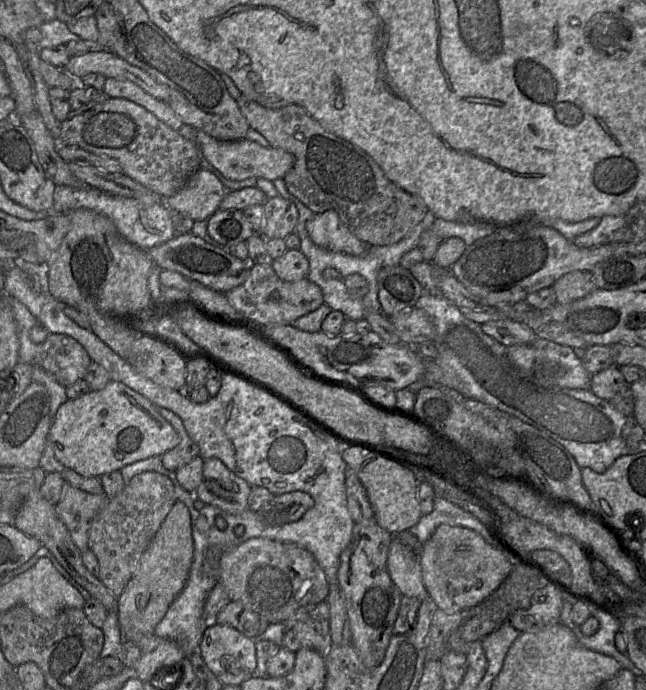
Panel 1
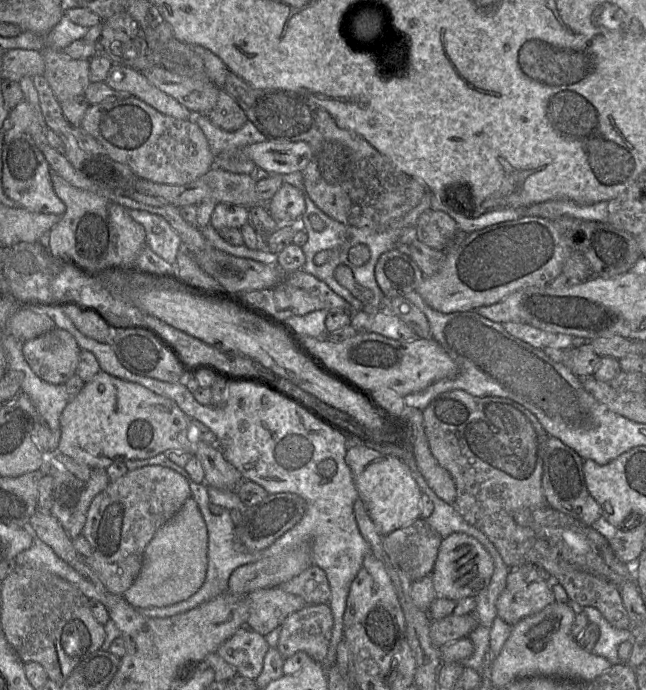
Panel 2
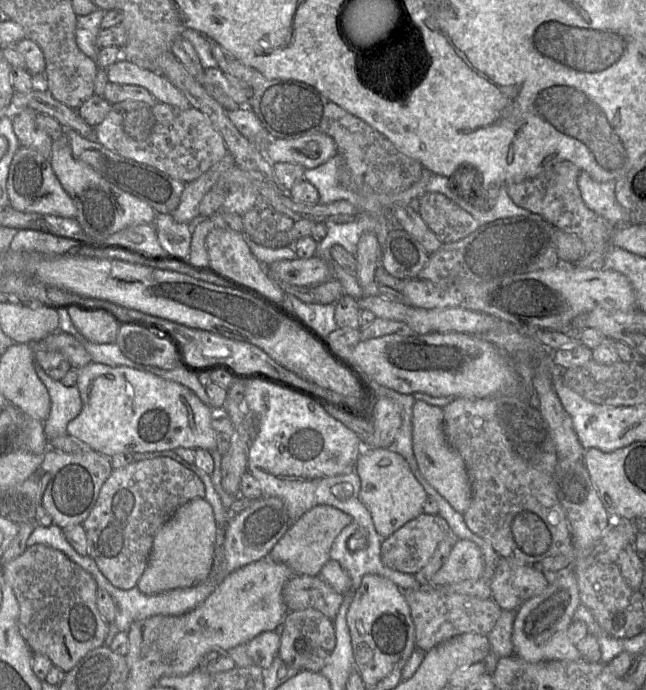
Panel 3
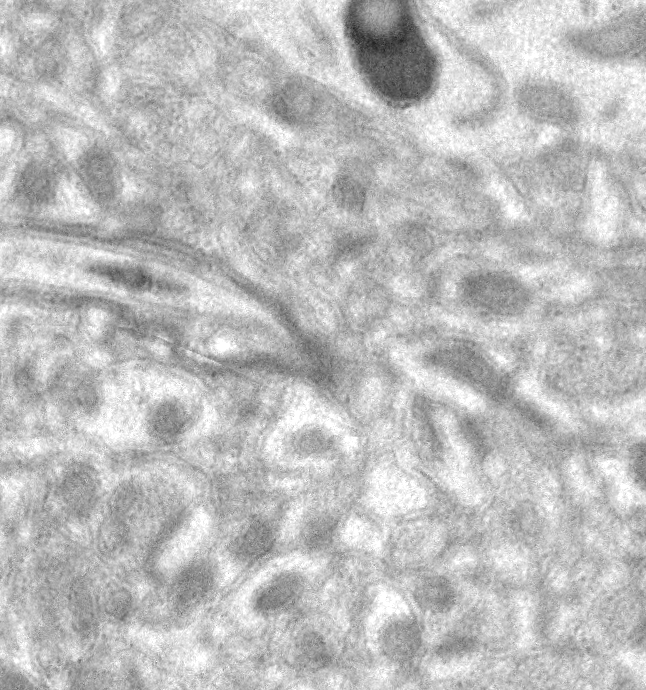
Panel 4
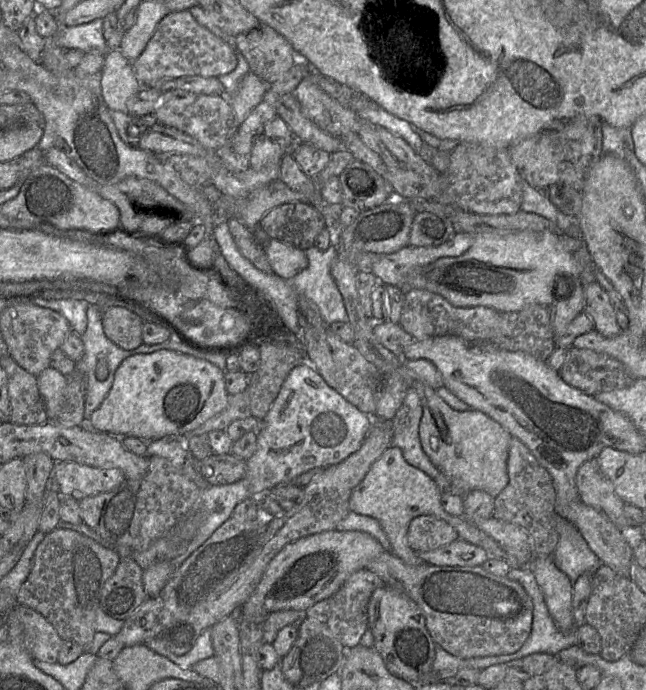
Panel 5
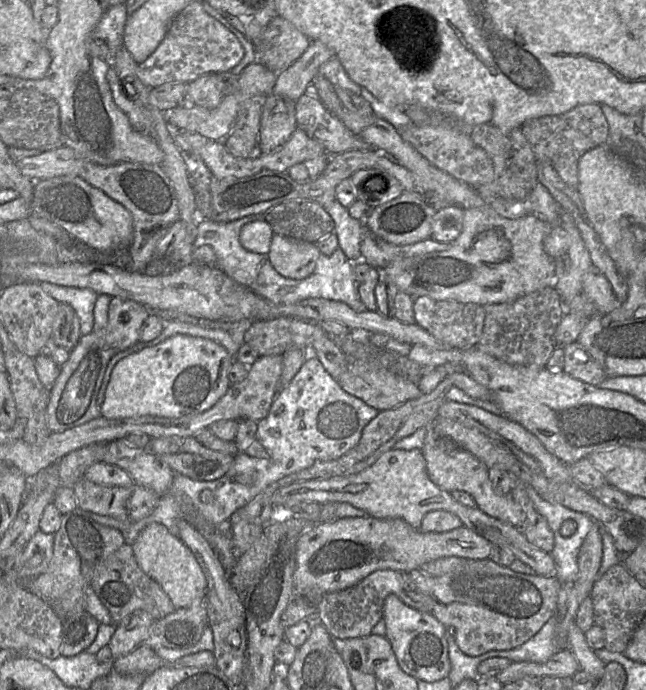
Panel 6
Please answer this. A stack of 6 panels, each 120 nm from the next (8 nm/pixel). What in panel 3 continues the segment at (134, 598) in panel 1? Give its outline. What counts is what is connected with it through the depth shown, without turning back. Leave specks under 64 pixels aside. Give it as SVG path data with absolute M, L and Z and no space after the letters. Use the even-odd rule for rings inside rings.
M195 498L180 506L156 533L148 562L136 586L148 595L177 589L188 588L207 579L216 543L216 521L212 506L204 498Z

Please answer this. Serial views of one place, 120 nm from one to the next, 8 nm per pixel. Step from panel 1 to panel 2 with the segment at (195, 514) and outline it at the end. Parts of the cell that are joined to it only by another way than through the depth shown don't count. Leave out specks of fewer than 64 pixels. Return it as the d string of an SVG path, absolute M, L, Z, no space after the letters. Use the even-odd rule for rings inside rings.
M187 479L191 490L191 498L198 504L199 510L203 516L207 527L208 534L208 549L207 549L207 570L206 577L203 585L189 598L177 602L172 605L164 607L148 607L140 608L139 612L147 617L170 617L190 609L197 607L198 605L220 595L227 589L227 583L231 573L238 567L250 562L255 562L263 558L262 554L251 553L242 548L238 543L235 536L236 523L230 514L214 515L209 506L210 498L208 492L208 486L202 483L195 483L192 479Z

